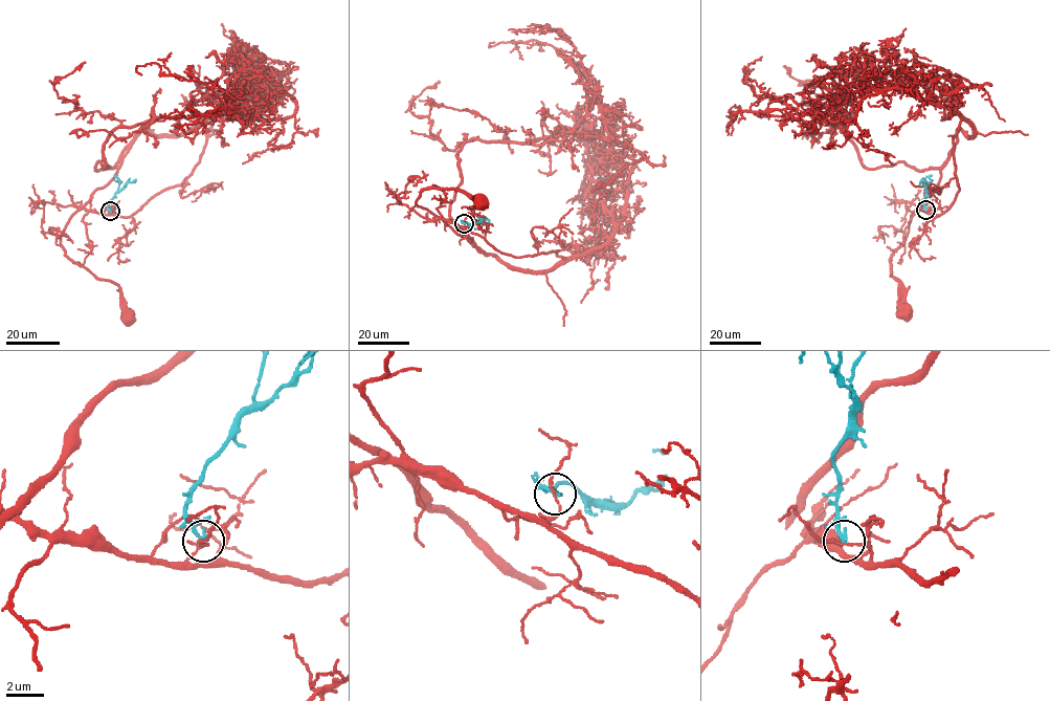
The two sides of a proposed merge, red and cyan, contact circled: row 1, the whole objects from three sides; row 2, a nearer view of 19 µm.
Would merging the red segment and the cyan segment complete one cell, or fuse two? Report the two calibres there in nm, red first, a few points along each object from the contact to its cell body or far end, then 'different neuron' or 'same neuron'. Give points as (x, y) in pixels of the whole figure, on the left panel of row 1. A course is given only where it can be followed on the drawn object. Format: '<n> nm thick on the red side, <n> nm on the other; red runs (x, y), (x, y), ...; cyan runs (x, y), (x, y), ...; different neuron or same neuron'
110 nm thick on the red side, 240 nm on the other; red runs (110, 212), (179, 185), (214, 118), (144, 128), (61, 237), (129, 316); cyan runs (110, 212), (108, 204), (114, 195), (128, 181), (136, 180), (134, 182); different neuron

